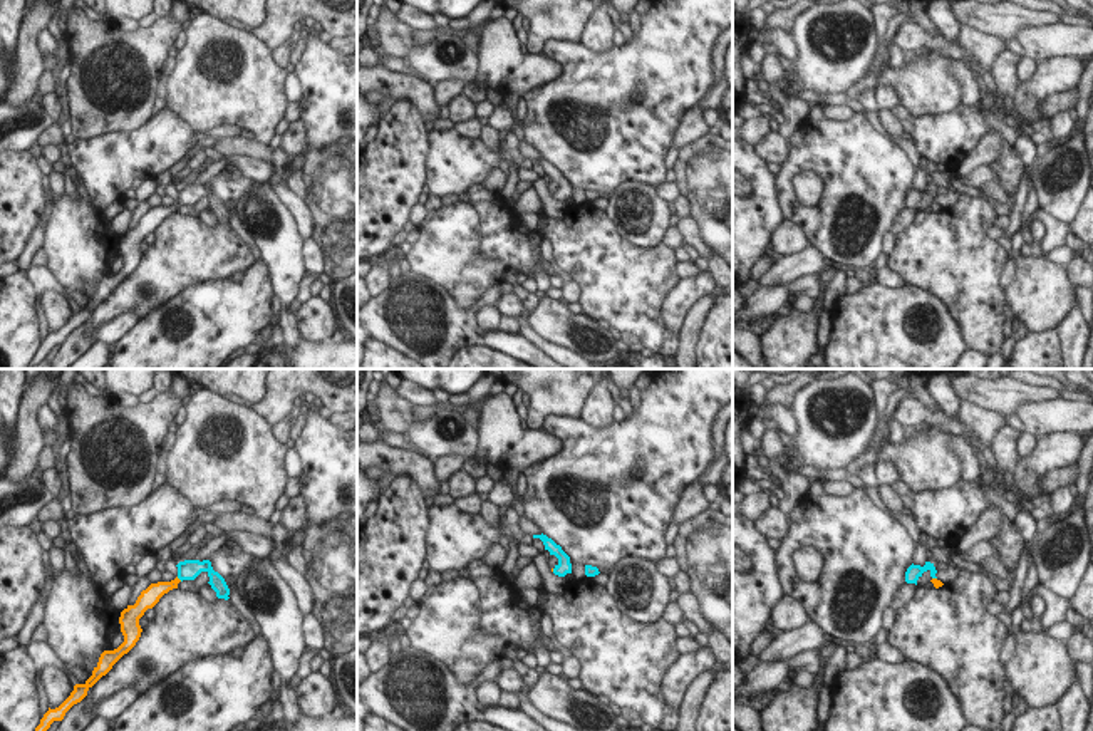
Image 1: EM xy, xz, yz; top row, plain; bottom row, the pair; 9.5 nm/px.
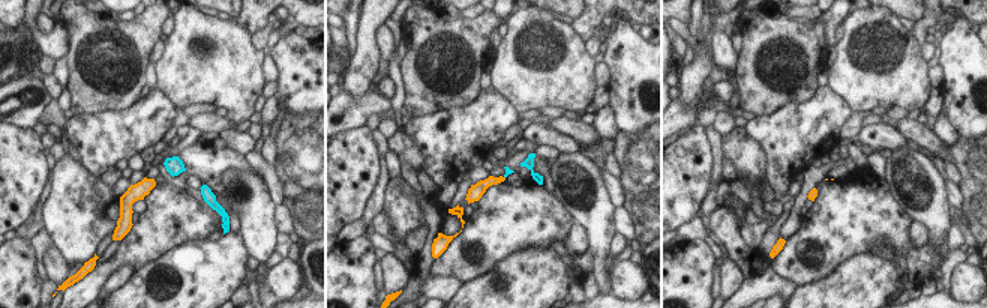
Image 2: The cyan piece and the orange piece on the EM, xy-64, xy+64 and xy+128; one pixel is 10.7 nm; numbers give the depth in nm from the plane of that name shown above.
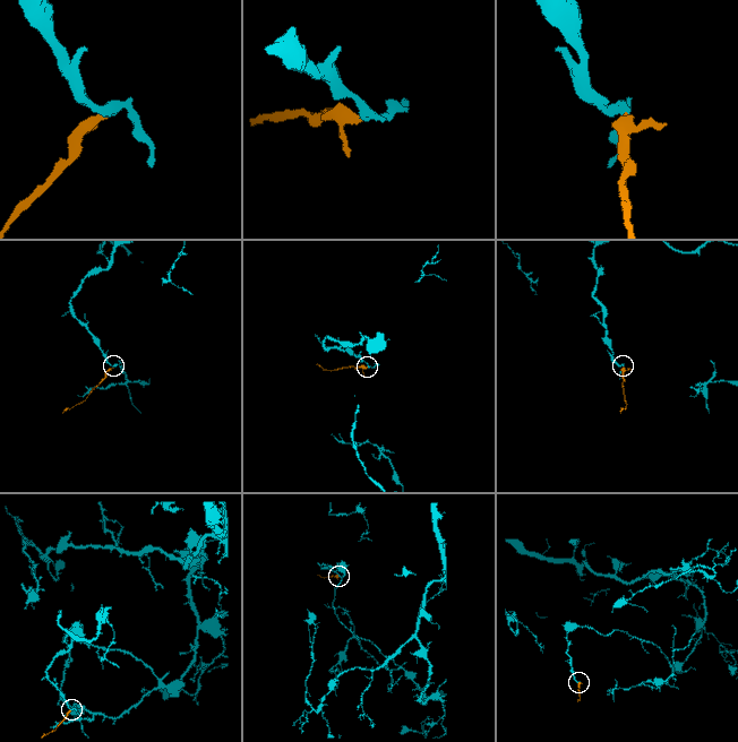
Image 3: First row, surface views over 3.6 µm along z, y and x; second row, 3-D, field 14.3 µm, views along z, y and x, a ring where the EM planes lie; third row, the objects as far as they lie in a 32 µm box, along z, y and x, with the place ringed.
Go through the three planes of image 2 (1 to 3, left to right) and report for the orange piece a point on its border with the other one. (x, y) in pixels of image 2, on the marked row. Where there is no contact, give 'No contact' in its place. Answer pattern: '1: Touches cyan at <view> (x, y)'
1: No contact
2: No contact
3: No contact.

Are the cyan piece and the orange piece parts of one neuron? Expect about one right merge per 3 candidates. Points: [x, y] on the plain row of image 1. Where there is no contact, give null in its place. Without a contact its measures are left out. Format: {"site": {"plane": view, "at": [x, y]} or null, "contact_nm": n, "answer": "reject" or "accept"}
{"site": {"plane": "xy", "at": [180, 203]}, "contact_nm": 70, "answer": "accept"}

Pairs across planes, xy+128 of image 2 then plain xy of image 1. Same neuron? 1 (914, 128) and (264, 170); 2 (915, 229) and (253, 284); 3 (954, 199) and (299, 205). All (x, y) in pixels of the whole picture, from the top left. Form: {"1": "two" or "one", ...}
{"1": "two", "2": "one", "3": "one"}

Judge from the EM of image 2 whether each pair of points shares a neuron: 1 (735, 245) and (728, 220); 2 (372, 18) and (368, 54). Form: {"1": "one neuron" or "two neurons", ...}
{"1": "one neuron", "2": "one neuron"}

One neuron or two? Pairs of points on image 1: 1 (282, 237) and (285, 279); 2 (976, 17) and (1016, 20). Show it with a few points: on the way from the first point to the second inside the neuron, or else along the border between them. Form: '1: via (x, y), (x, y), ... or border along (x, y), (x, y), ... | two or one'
1: via (282, 247), (285, 269) | one
2: via (986, 17), (1006, 19) | one

